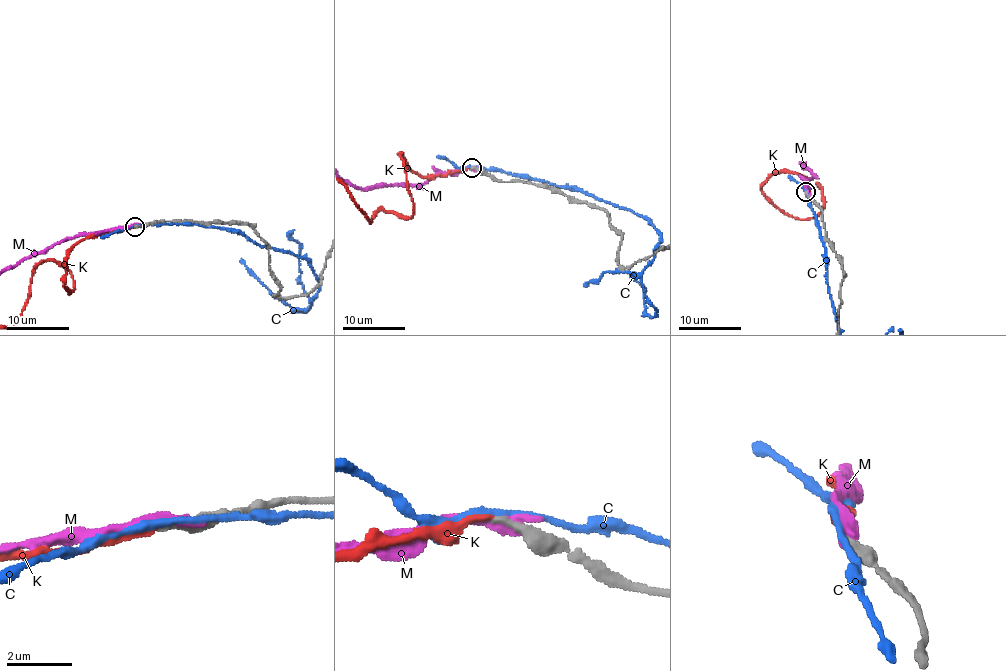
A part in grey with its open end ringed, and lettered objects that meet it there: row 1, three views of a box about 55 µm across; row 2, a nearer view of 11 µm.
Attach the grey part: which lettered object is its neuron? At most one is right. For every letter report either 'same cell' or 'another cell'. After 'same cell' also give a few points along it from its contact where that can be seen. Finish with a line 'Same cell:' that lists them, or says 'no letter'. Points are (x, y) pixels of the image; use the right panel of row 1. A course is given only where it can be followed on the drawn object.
C: another cell
K: same cell
M: another cell
Same cell: K

